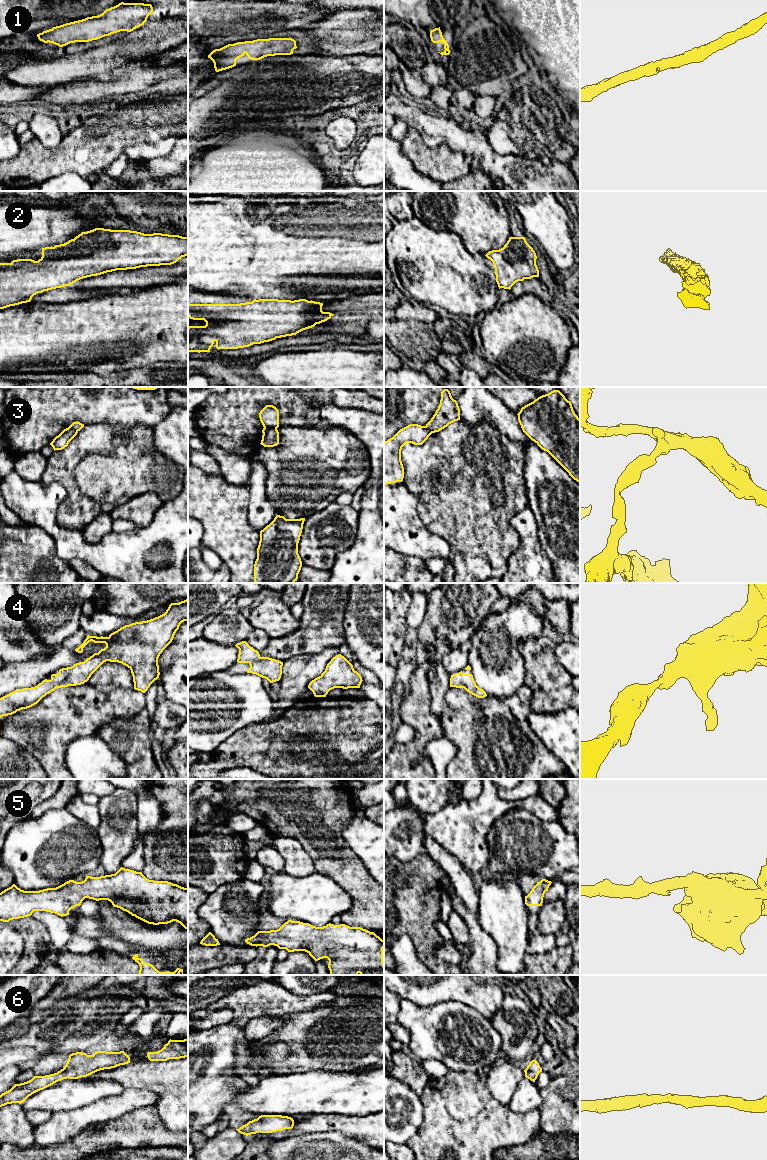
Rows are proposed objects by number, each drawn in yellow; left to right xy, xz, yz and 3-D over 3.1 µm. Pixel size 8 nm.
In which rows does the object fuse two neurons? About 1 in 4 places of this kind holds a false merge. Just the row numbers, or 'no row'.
3

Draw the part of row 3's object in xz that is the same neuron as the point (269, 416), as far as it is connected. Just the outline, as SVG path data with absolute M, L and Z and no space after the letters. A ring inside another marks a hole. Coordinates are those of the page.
M266 405L259 413L260 421L263 425L262 433L270 429L277 429L279 427L279 411L273 405Z

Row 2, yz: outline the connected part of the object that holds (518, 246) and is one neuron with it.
M510 237L503 248L485 255L495 268L499 289L511 289L518 281L539 277L536 253L525 237Z

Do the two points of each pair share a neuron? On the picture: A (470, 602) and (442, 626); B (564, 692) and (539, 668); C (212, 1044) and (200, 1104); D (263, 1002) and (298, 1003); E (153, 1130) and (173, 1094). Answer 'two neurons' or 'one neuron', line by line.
A: one neuron
B: one neuron
C: one neuron
D: one neuron
E: two neurons

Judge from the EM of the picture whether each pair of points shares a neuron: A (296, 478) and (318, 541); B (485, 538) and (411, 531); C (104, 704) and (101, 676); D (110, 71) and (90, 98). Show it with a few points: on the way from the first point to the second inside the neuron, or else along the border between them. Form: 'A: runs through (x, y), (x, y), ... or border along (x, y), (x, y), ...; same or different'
A: border along (330, 502), (319, 510), (311, 511), (305, 518); different
B: border along (418, 513), (423, 524), (440, 536), (448, 549); different
C: border along (87, 681), (102, 691), (126, 690); different
D: border along (121, 70), (112, 78), (102, 81); different

